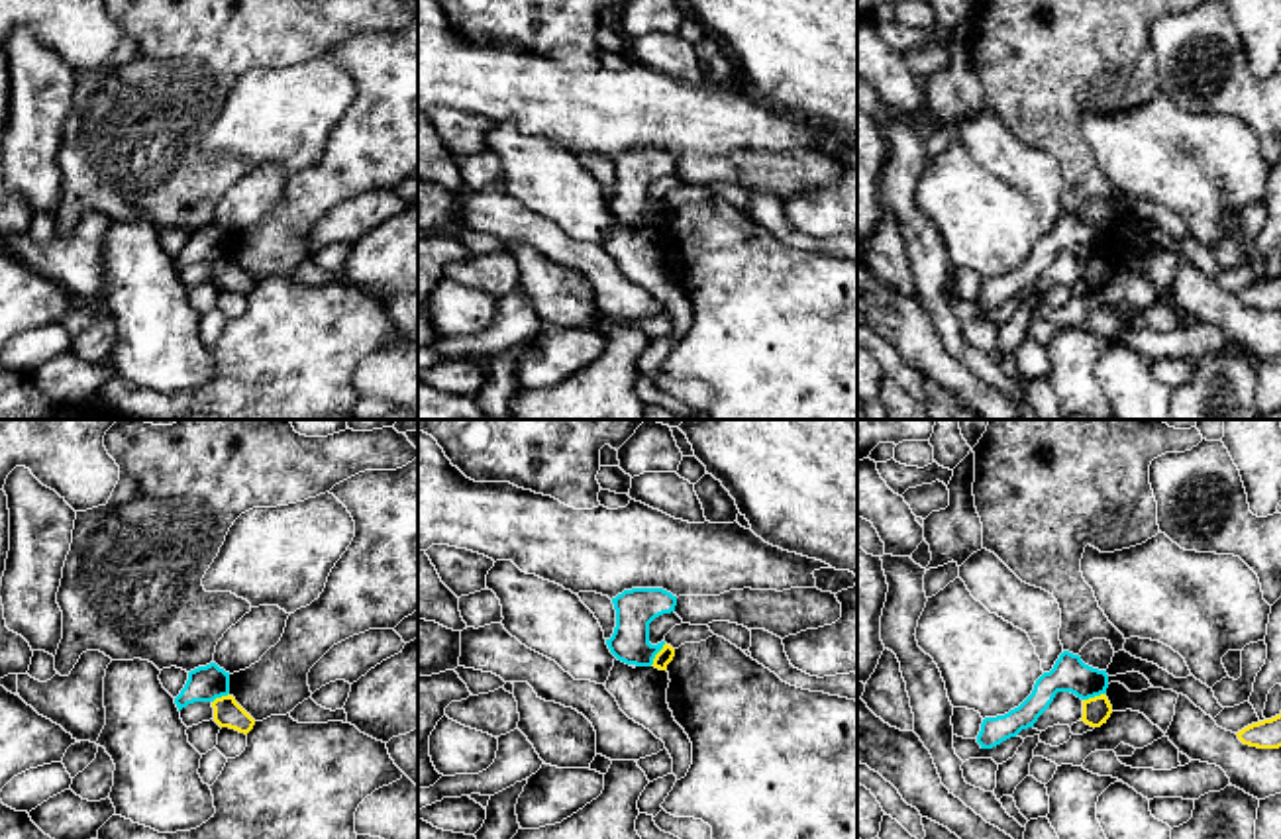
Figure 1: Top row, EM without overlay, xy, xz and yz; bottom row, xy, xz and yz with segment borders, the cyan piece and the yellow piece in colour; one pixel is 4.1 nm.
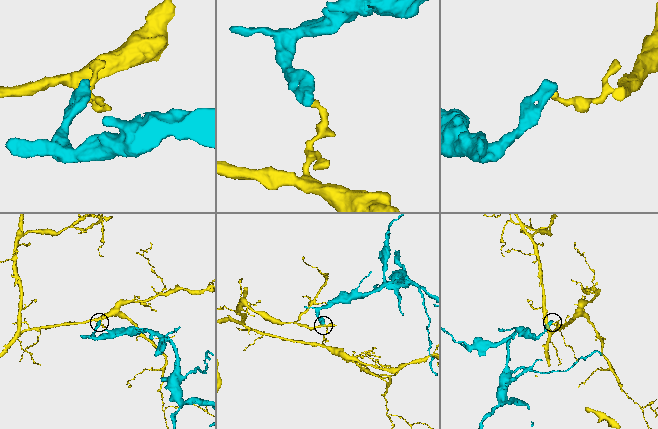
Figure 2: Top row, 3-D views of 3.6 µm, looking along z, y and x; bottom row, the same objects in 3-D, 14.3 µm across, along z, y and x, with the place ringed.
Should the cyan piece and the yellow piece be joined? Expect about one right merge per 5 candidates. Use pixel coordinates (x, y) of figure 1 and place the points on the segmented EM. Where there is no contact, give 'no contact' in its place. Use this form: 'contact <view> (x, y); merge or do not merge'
contact xz (656, 653); do not merge

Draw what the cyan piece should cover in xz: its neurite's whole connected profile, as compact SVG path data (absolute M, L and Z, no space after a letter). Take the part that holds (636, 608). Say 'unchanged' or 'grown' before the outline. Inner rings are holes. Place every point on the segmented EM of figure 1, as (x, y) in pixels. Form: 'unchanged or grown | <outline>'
unchanged | M632 588L612 598L616 610L616 627L606 645L610 653L636 666L651 666L665 641L649 643L649 623L675 612L677 596L663 588Z

